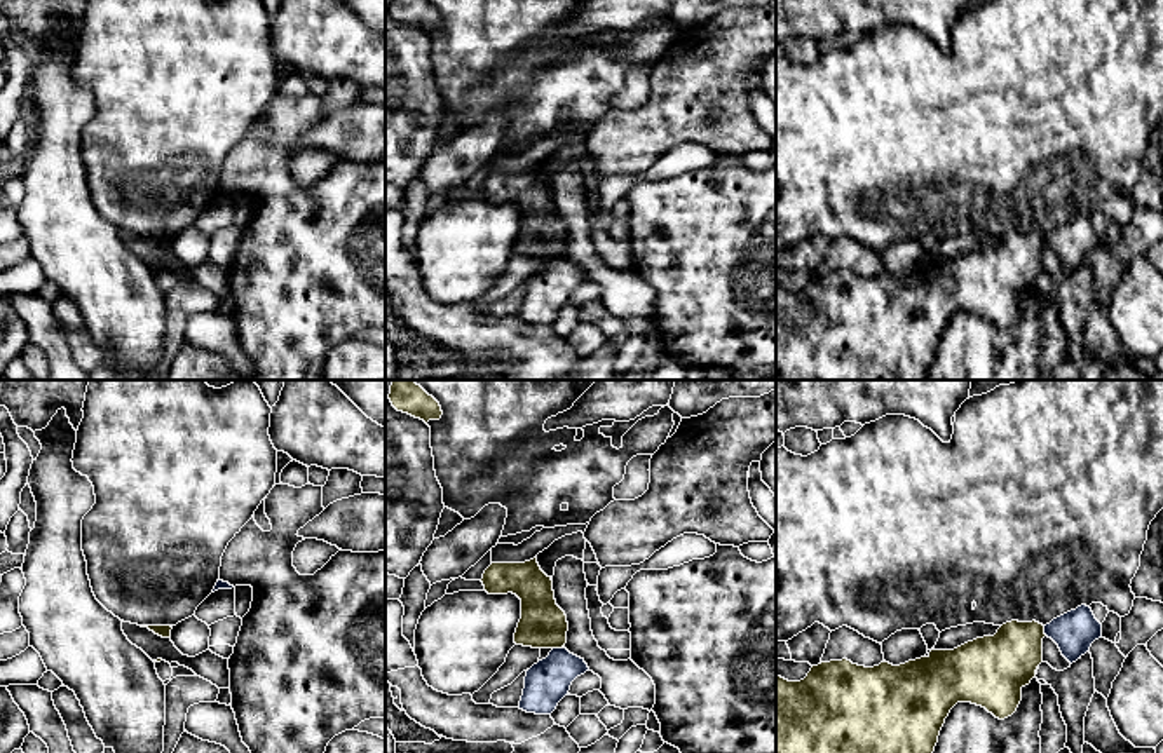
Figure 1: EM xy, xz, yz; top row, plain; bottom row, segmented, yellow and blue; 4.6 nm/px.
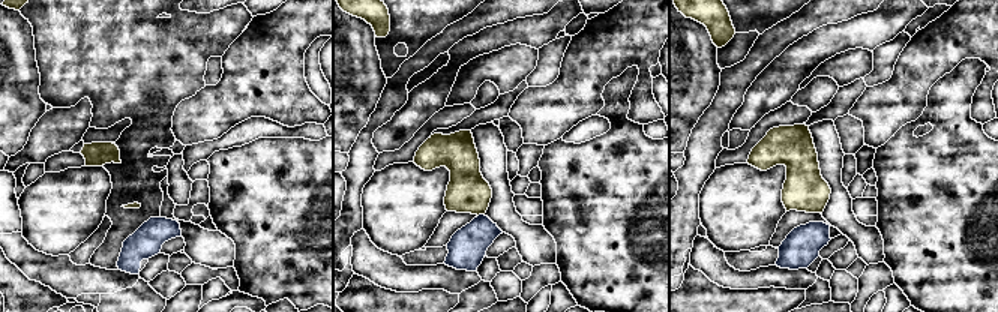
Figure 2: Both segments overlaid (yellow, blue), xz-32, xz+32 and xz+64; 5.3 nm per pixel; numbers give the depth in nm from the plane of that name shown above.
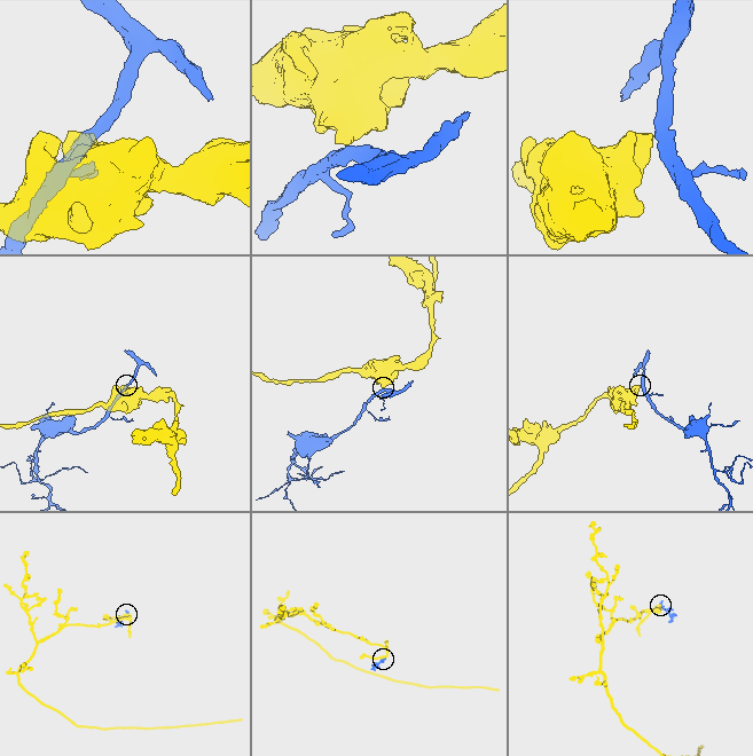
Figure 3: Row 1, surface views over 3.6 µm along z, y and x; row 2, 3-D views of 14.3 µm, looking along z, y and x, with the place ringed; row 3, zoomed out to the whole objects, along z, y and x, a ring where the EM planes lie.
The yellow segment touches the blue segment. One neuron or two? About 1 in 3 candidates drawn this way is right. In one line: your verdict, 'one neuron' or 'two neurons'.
two neurons

